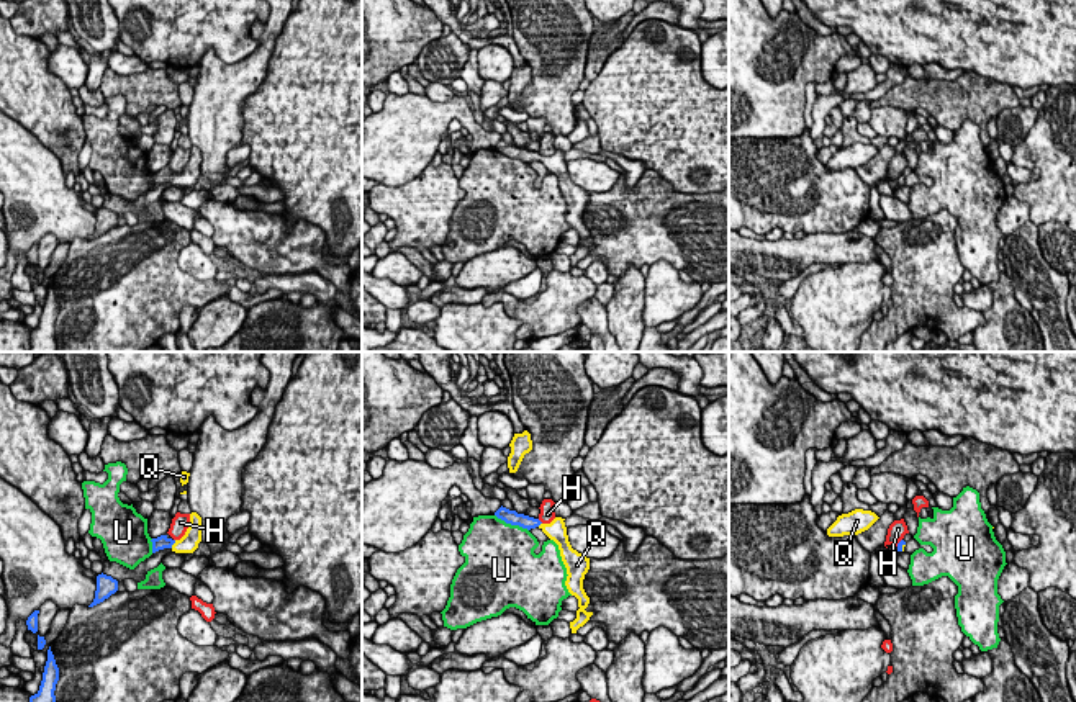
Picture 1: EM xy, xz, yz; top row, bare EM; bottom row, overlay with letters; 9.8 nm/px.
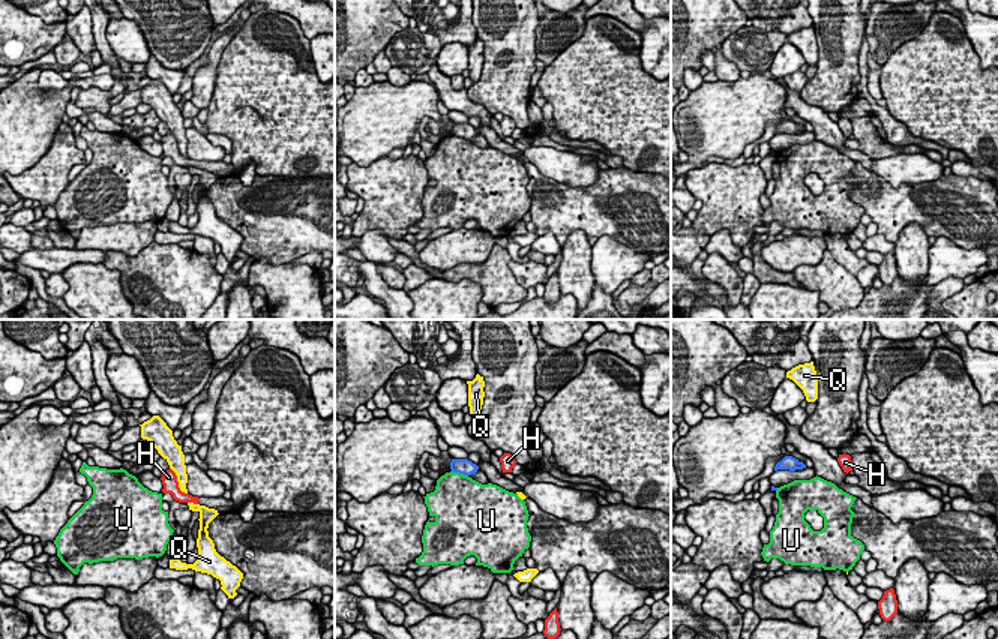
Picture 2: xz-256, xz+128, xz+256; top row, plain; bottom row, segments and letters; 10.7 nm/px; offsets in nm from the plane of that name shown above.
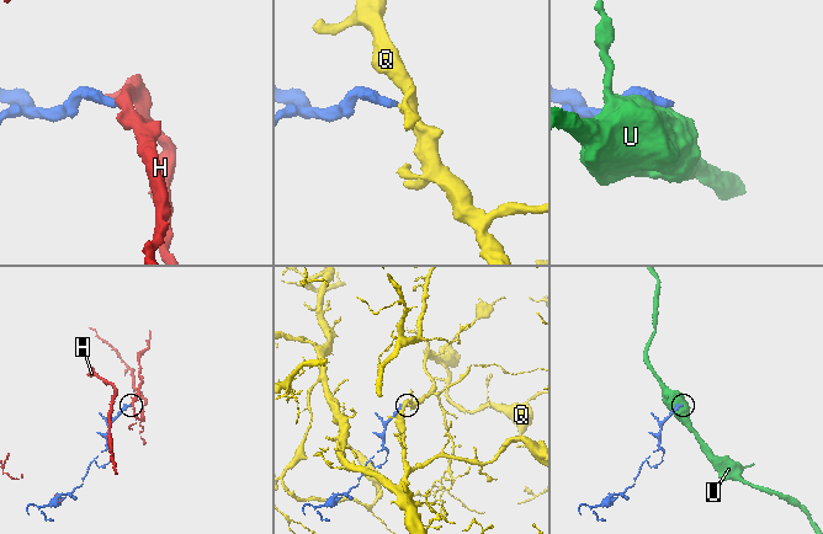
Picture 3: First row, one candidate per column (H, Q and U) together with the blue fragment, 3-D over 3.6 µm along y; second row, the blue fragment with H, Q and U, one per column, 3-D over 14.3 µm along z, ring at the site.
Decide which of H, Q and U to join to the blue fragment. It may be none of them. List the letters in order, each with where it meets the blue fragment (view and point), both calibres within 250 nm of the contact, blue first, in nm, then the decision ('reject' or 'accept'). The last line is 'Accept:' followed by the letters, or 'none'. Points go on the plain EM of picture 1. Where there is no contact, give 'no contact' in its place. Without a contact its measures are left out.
H: xz (539, 154) | 130/140 nm | reject
Q: xy (174, 175) | 130/180 nm | accept
U: xz (511, 157) | 140/500 nm | reject
Accept: Q

